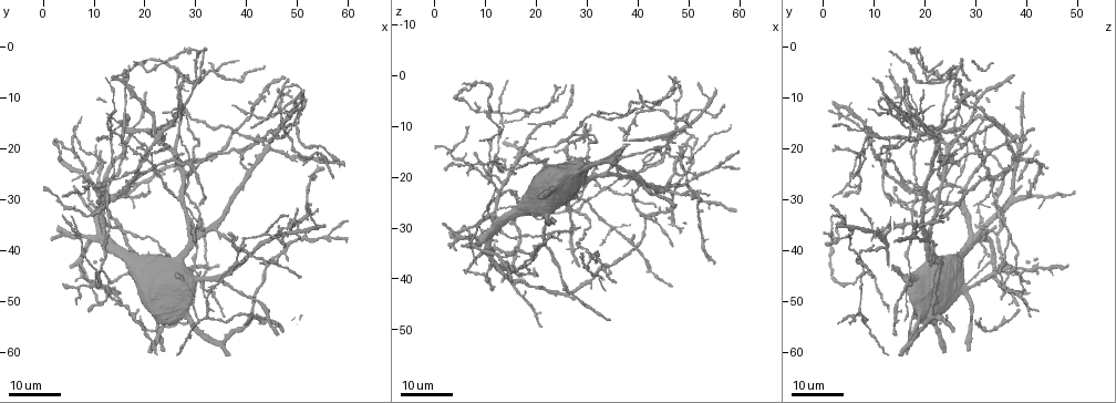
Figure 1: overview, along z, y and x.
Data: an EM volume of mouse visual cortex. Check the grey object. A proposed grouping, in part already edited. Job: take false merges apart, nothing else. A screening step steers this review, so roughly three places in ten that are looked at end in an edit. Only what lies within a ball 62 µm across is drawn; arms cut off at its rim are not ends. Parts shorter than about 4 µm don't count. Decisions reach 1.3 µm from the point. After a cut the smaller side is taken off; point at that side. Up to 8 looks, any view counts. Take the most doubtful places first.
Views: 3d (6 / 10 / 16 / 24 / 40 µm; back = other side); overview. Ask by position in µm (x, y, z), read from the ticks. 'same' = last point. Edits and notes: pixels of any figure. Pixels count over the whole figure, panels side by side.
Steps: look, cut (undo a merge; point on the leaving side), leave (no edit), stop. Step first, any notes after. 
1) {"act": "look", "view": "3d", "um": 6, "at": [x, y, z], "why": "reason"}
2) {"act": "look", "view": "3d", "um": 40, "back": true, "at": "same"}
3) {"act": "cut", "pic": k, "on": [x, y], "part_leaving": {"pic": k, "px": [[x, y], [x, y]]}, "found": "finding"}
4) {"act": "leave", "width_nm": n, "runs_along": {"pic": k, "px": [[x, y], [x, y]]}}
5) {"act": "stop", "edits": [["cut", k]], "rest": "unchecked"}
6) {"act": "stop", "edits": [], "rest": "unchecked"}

{"act": "look", "view": "3d", "um": 24, "at": [12.5, 35.0, 30.5], "why": "three-way junction"}

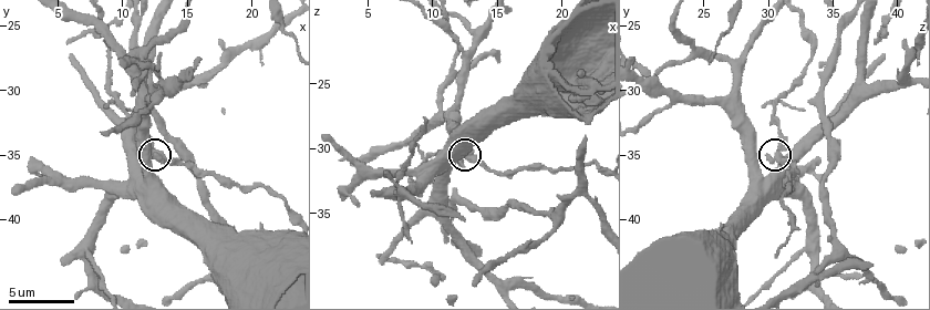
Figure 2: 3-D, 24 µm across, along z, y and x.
{"act": "look", "view": "3d", "um": 10, "at": [12.6, 34.8, 30.8]}

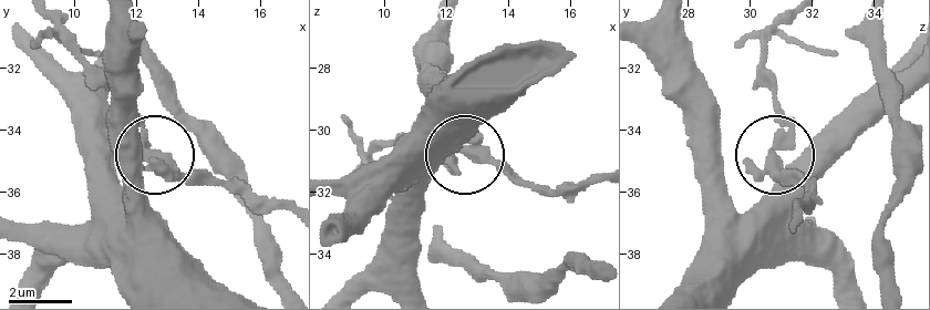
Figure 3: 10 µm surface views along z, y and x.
{"act": "leave", "arms": 3, "found": "continuous, no second neuron"}

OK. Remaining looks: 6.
{"act": "look", "view": "3d", "um": 24, "at": [56.0, 37.5, 17.5], "why": "looks like a crossing"}

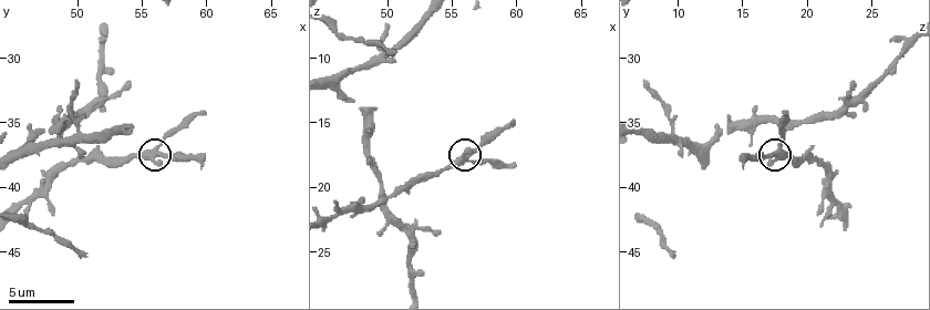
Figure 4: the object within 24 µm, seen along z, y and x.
{"act": "look", "view": "3d", "um": 10, "at": [56.0, 37.4, 17.6]}

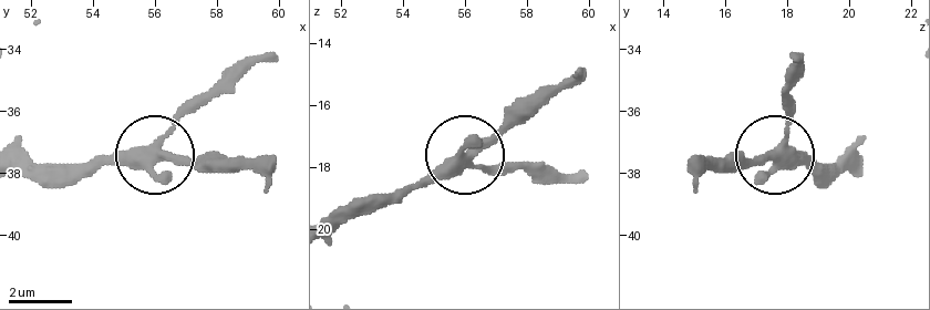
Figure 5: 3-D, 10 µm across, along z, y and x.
{"act": "leave", "side_arm_um": 5, "arms": 4, "found": "all the same neuron"}

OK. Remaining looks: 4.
{"act": "look", "view": "3d", "um": 16, "at": [47.0, 13.0, 12.5], "why": "three-way junction"}

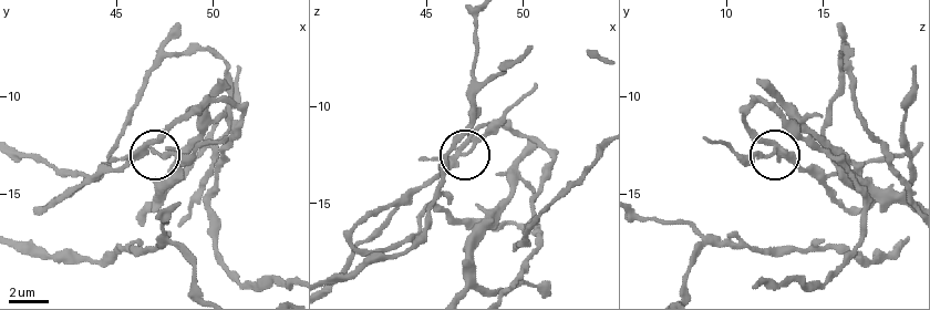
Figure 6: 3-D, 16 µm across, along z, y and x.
{"act": "look", "view": "3d", "um": 10, "at": [47.2, 12.9, 12.2]}

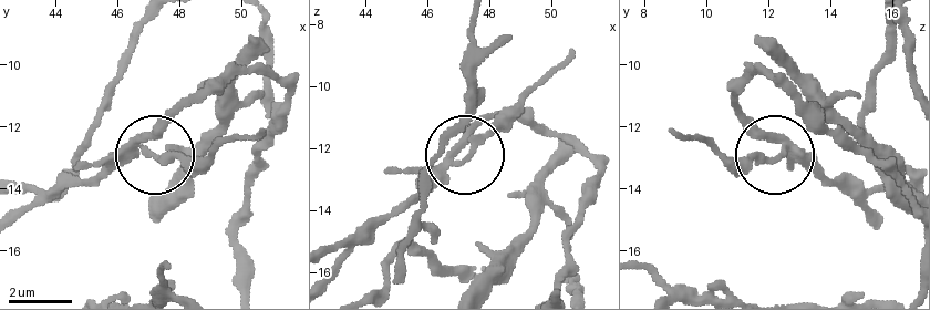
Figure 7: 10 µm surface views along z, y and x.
{"act": "cut", "pic": 7, "on": [492, 135], "part_leaving": {"pic": 7, "px": [[452, 165], [569, 49]]}, "found": "two neurons meet here"}

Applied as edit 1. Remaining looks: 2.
{"act": "look", "view": "3d", "um": 24, "at": [43.5, 14.5, 15.0], "why": "two arms in line, one across"}

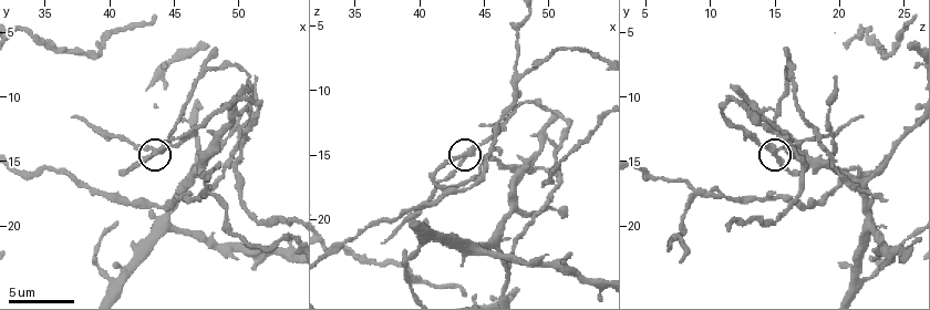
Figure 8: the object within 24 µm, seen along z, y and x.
{"act": "look", "view": "3d", "um": 6, "at": [43.4, 14.4, 15.0], "why": "zoom in"}

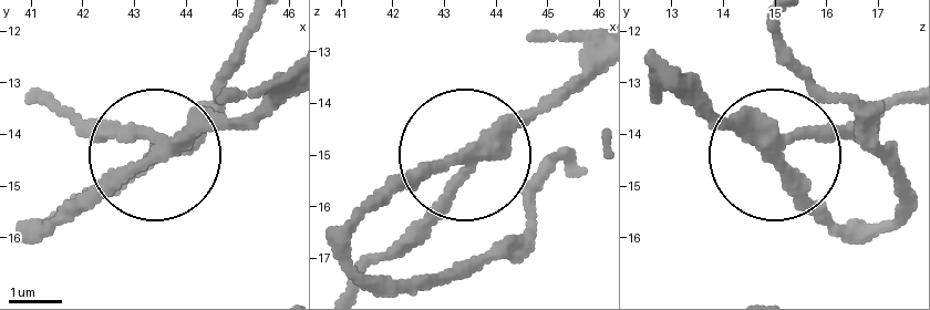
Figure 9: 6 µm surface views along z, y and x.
{"act": "leave", "arms": 3, "runs_along": {"pic": 9, "px": [[597, 54], [504, 121], [389, 248]]}, "found": "one neuron here"}

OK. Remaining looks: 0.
{"act": "stop", "edits": [["cut", 7]], "rest": "unchecked"}

